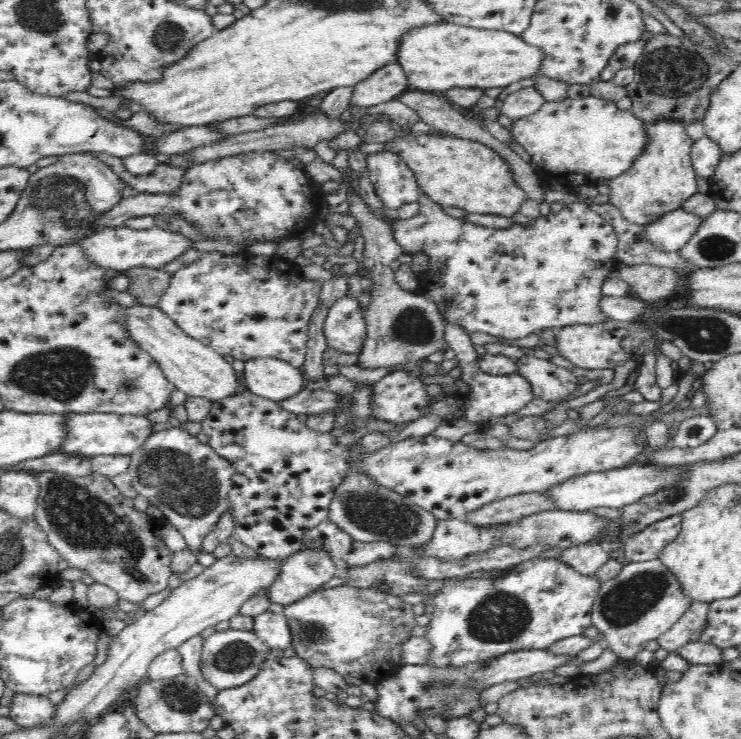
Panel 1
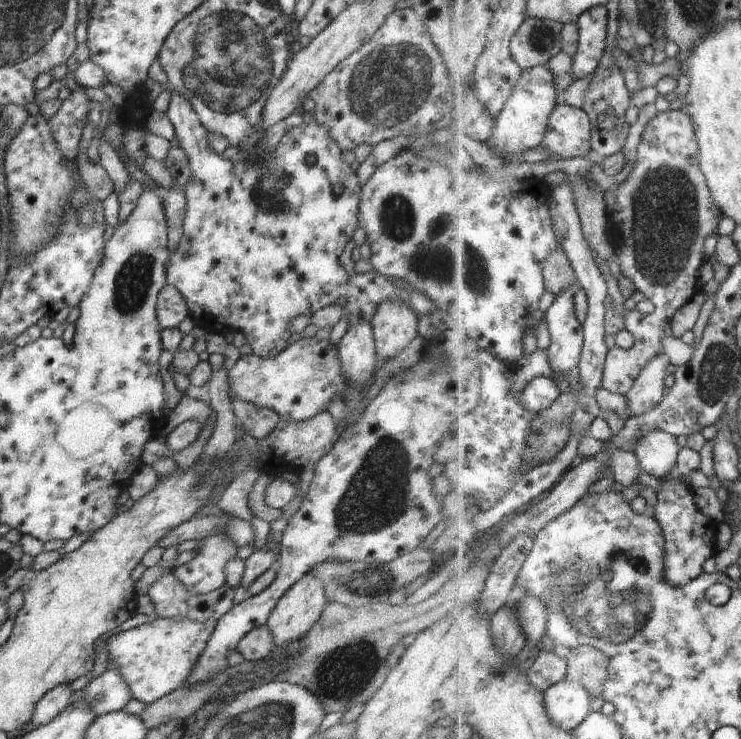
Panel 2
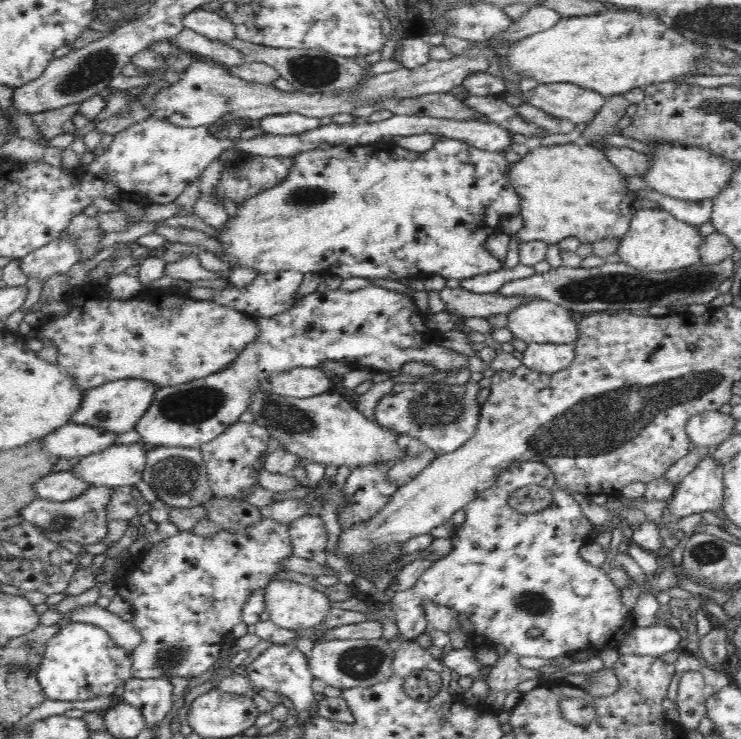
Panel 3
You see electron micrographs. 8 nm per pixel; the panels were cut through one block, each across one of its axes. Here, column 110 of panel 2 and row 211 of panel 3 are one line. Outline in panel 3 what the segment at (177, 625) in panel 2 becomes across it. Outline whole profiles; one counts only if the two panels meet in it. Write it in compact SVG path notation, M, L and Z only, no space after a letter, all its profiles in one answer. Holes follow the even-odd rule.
M637 210L630 222L630 230L621 239L617 254L622 262L640 272L666 272L688 268L701 261L699 248L703 240L699 228L677 220L670 212L660 210Z

